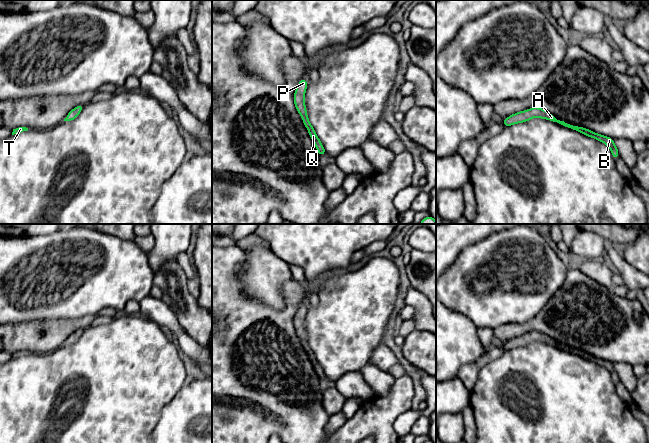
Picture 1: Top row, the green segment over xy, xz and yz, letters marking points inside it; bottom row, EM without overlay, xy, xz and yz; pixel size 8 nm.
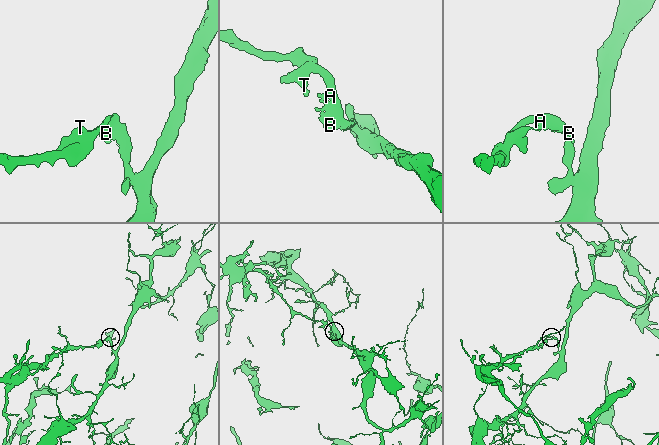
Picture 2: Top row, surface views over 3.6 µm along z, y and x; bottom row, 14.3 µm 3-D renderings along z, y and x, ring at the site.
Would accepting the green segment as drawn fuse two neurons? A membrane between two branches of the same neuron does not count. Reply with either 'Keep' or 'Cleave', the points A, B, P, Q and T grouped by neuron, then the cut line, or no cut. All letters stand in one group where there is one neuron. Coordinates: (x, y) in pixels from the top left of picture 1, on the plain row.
Cleave. Groups: A B Q / P T. Split along xz (303, 319), (294, 324)

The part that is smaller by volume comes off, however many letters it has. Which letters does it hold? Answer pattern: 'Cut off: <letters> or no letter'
Cut off: P, T

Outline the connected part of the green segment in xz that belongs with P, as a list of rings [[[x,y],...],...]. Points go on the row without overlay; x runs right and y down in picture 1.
[[[301,303],[294,317],[294,324],[301,323],[306,316],[306,312],[307,312],[307,304]]]

